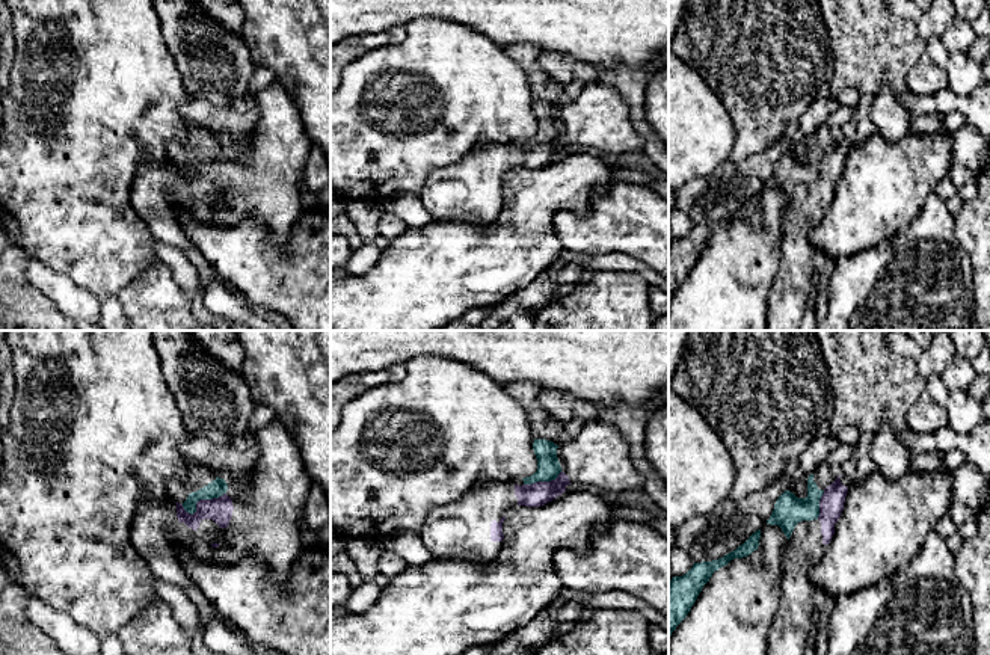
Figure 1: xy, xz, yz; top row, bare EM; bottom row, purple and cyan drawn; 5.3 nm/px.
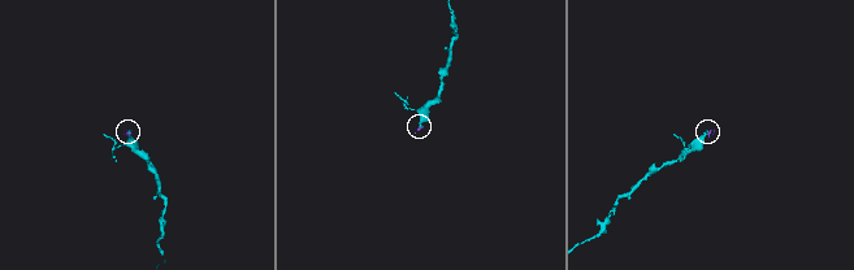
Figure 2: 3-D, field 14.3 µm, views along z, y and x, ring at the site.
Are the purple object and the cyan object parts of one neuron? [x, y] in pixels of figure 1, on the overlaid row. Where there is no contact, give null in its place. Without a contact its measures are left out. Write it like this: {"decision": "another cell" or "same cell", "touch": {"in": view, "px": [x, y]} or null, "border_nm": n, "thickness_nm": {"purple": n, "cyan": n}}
{"decision": "another cell", "touch": {"in": "xy", "px": [199, 500]}, "border_nm": 260, "thickness_nm": {"purple": 130, "cyan": 90}}

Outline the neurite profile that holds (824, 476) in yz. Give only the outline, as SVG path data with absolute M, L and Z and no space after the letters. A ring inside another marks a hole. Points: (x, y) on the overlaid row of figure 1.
M824 460L807 478L807 497L797 498L792 492L785 490L776 501L774 510L767 521L770 525L779 525L785 536L791 537L795 525L801 521L813 521L819 516L819 500L824 489L830 486L839 474Z

